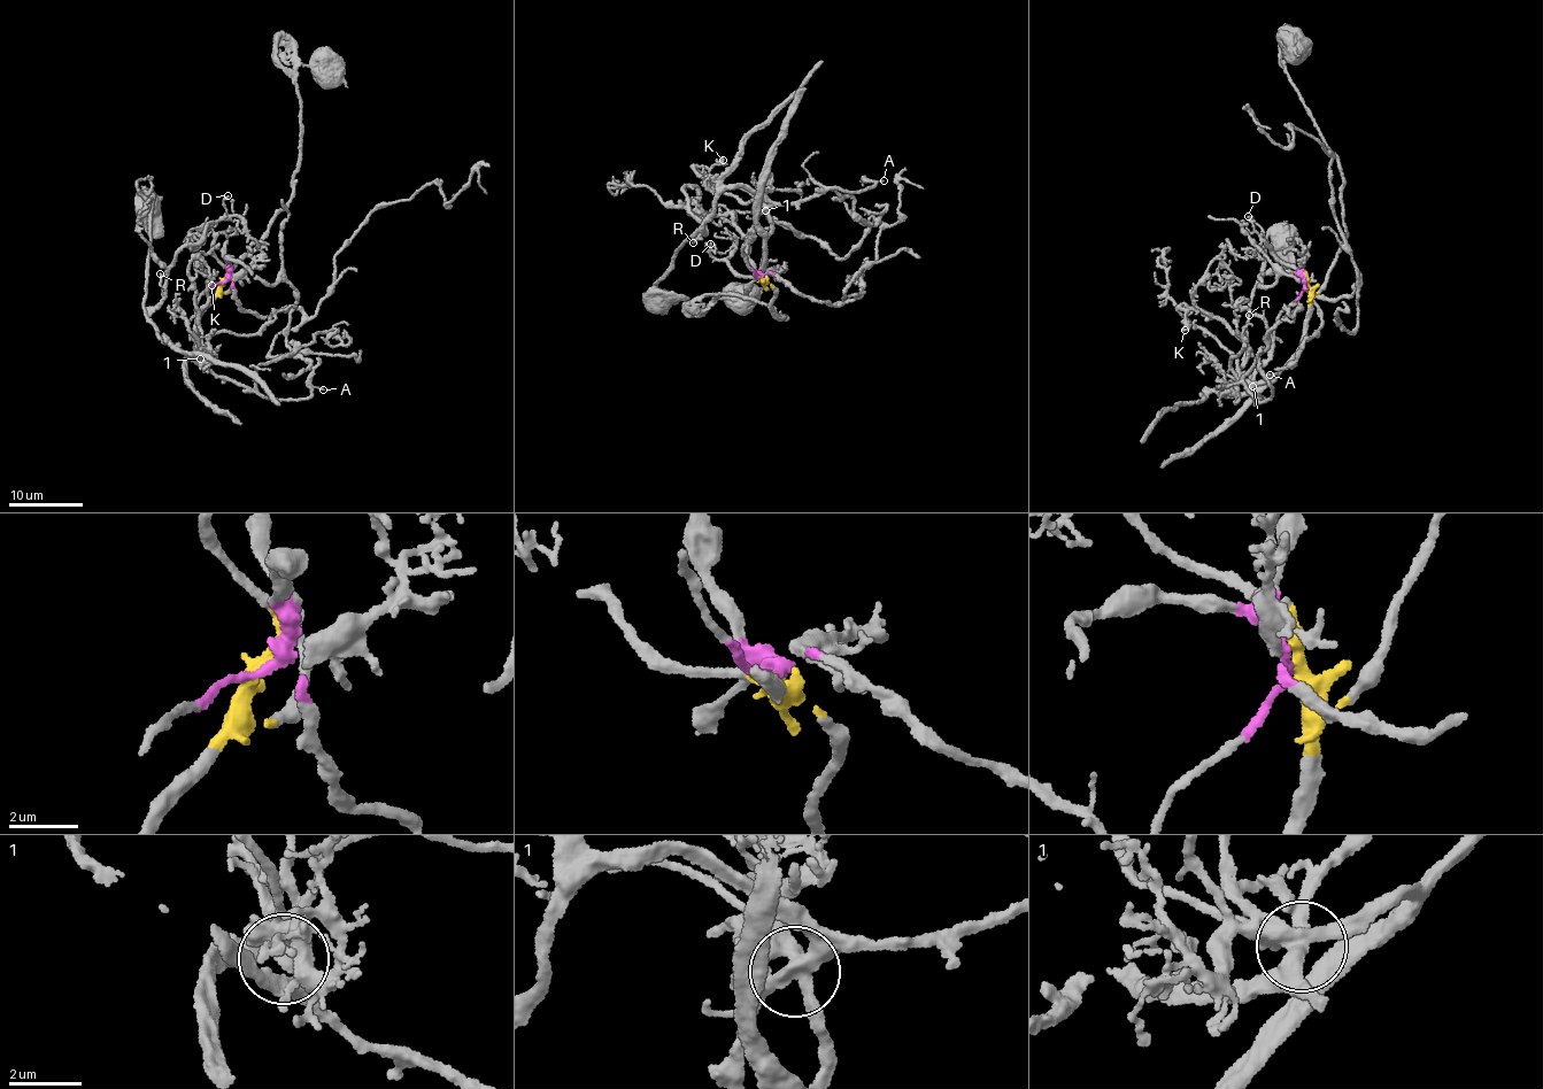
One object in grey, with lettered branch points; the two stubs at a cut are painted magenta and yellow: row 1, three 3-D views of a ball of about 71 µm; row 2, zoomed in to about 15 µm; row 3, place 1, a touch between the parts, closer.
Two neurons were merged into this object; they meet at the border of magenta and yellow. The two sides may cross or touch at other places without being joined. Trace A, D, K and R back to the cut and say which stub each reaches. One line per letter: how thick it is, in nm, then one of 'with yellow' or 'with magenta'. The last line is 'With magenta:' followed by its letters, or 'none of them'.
A: 100 nm thick; with magenta
D: 150 nm thick; with yellow
K: 240 nm thick; with yellow
R: 140 nm thick; with magenta
With magenta: A, R

